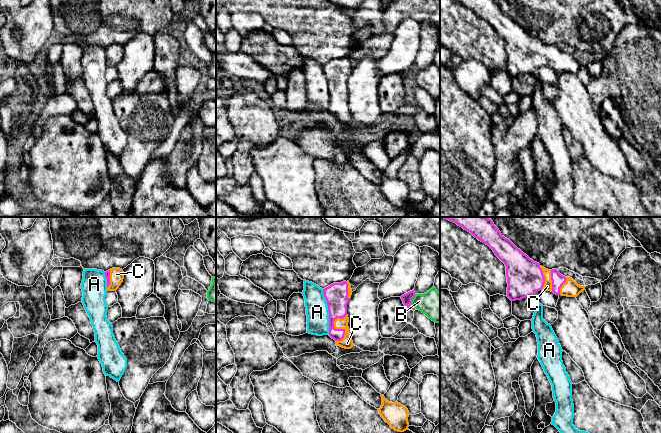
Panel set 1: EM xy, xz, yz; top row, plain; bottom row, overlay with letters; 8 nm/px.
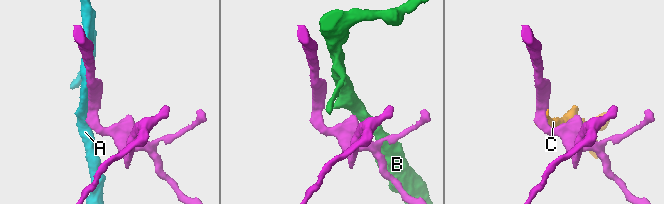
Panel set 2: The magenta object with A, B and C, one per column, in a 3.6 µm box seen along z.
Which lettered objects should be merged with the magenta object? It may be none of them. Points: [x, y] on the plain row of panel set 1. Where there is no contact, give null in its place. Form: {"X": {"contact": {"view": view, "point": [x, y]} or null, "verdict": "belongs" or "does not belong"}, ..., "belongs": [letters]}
{"A": {"contact": {"view": "xz", "point": [328, 86]}, "verdict": "does not belong"}, "B": {"contact": {"view": "xz", "point": [411, 76]}, "verdict": "does not belong"}, "C": {"contact": {"view": "xz", "point": [337, 105]}, "verdict": "belongs"}, "belongs": ["C"]}

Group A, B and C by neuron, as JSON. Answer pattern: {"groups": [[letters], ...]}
{"groups": [["A"], ["B"], ["C"]]}

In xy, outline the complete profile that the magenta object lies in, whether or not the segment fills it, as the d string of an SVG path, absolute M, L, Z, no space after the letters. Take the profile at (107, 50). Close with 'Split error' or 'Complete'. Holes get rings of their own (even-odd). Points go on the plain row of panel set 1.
M112 44L105 48L107 66L116 67L124 55L124 48L120 44Z. Split error

